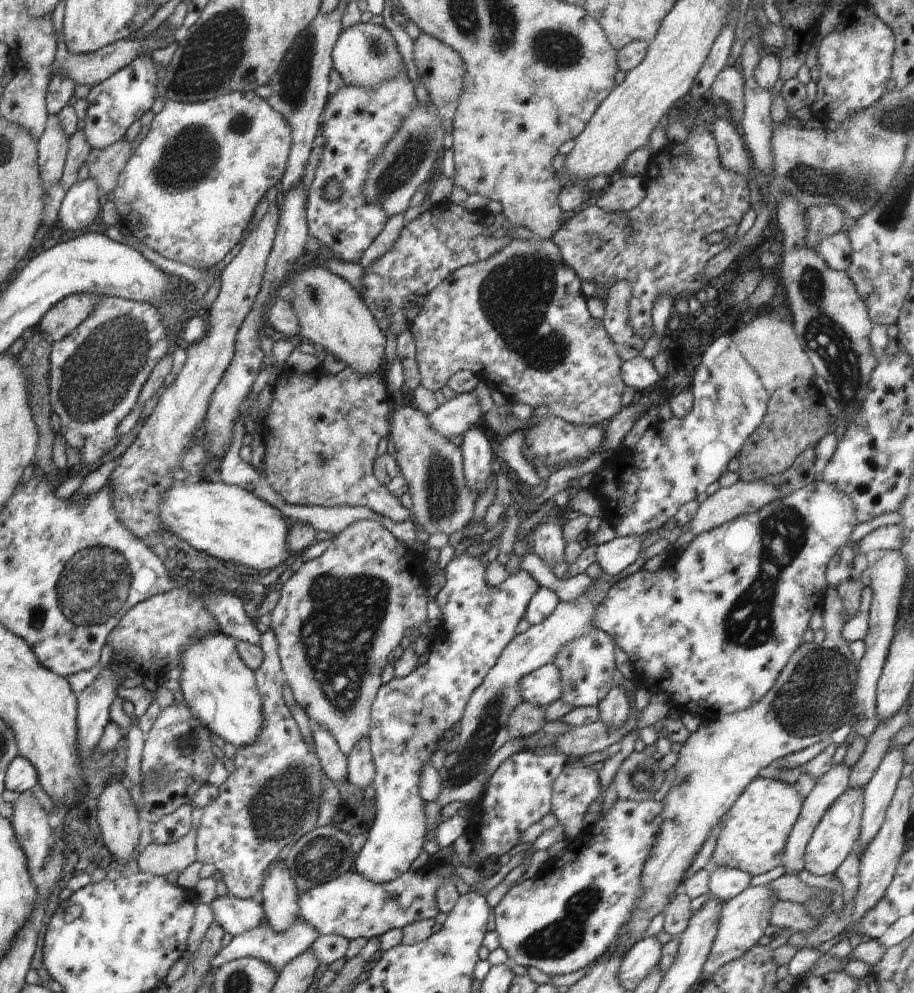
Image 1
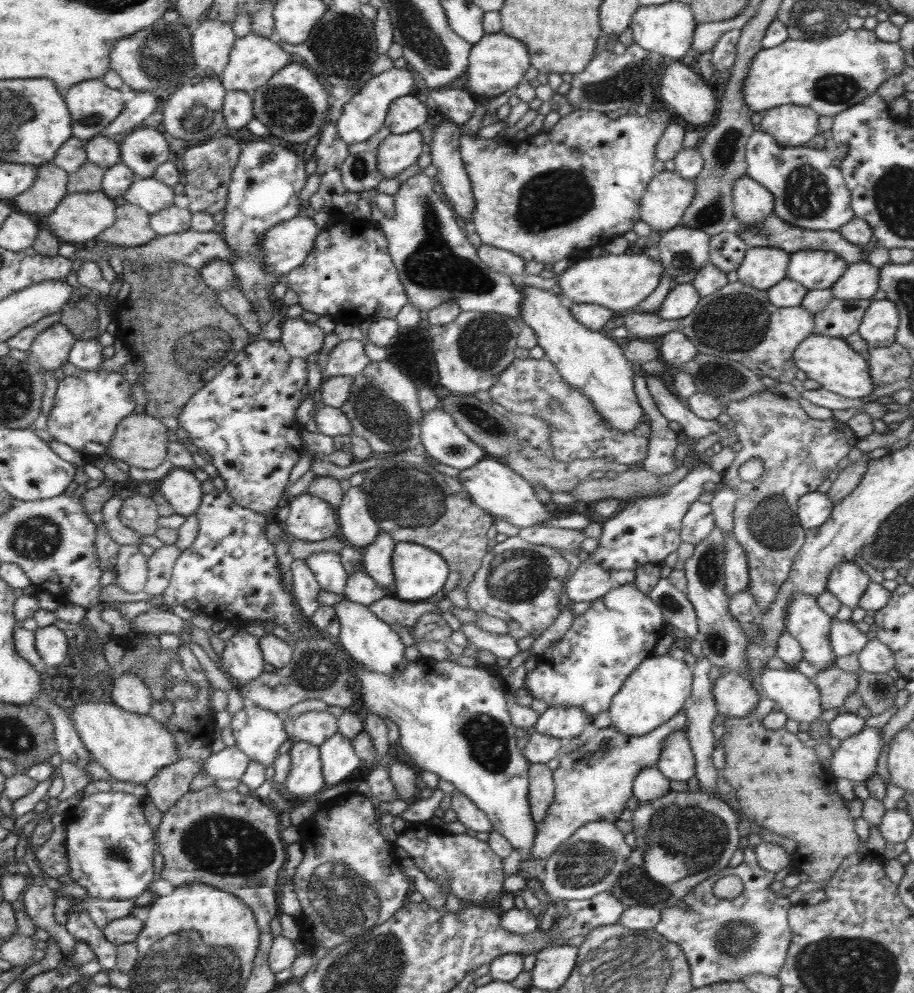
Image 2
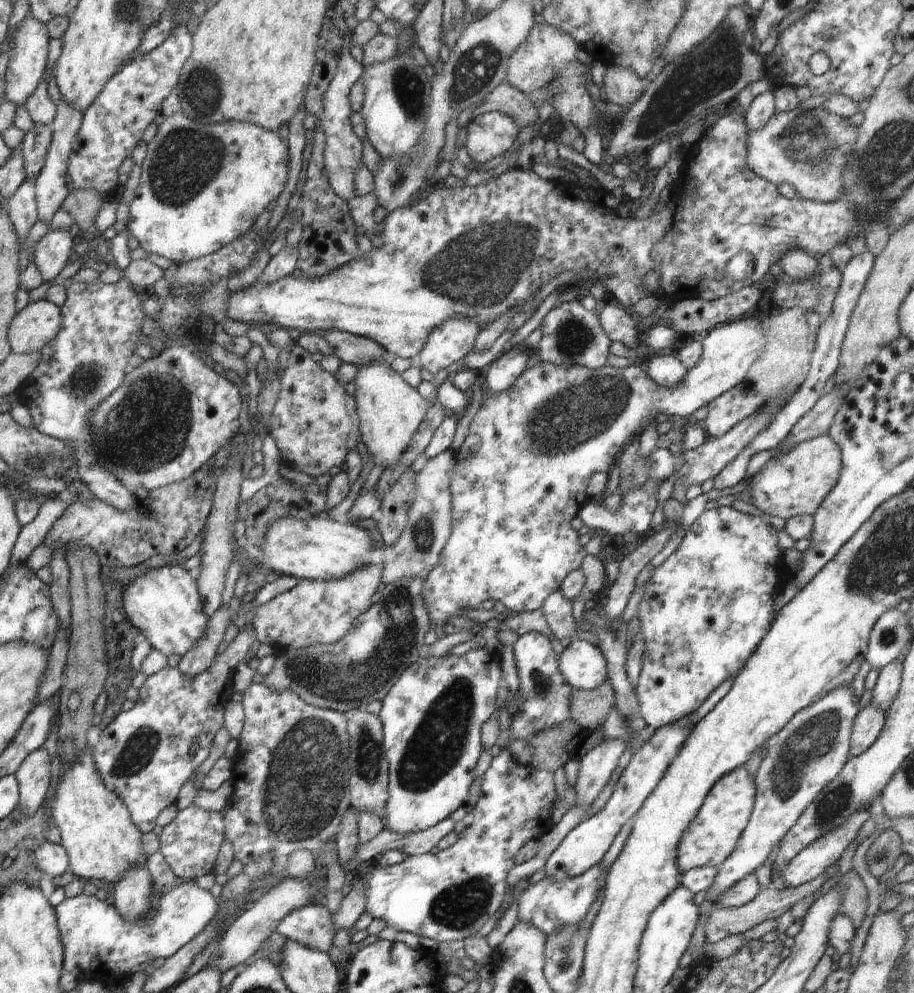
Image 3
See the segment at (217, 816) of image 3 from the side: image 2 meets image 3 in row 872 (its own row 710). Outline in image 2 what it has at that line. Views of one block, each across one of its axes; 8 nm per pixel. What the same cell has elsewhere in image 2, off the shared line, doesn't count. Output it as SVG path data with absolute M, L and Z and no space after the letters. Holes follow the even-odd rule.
M181 644L178 656L190 682L196 688L196 697L190 699L190 701L178 699L176 703L173 703L173 715L170 716L170 720L165 726L166 730L172 734L176 744L178 759L176 759L176 763L160 769L158 774L145 784L148 789L147 796L151 798L156 808L162 813L172 808L190 790L192 778L202 771L202 764L206 762L206 758L210 758L214 754L210 749L210 744L214 740L216 728L214 716L212 716L214 714L212 710L212 695L215 690L213 688L213 691L210 693L209 689L212 685L205 674L205 670L203 670L199 660L188 646Z

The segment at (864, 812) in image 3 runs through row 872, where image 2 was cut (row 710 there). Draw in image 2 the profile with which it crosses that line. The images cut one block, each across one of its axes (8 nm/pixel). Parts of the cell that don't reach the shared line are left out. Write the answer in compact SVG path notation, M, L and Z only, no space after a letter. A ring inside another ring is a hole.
M765 668L759 674L758 684L765 698L776 702L790 720L812 725L824 714L818 687L797 670Z

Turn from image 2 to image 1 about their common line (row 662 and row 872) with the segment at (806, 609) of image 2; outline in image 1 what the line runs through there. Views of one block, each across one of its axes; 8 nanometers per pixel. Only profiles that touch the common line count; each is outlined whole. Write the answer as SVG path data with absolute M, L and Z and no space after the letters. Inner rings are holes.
M850 787L825 810L805 848L804 868L808 872L816 876L834 874L848 858L850 851L857 846L863 815L863 794L864 787Z

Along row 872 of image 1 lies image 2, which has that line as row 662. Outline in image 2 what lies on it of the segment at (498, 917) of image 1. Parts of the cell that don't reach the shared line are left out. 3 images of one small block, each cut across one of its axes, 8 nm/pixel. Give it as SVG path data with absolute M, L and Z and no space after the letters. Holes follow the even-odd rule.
M634 582L616 585L594 601L583 614L575 616L572 625L559 641L535 656L536 666L527 672L523 686L532 693L534 699L543 700L548 708L557 705L580 707L591 717L608 711L612 698L618 694L628 675L645 658L654 654L655 644L666 633L664 620L660 607L648 594L638 590Z

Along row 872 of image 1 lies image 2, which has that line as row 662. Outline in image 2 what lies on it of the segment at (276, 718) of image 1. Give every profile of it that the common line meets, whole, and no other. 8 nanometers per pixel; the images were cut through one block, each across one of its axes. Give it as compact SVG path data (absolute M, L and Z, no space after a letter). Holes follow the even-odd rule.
M243 629L236 631L236 633L225 642L225 648L222 652L222 657L215 656L220 659L222 668L226 671L228 678L232 677L237 680L238 686L246 686L250 684L252 680L260 678L260 675L264 672L263 654L259 645L259 639L254 635L251 635L248 631Z

